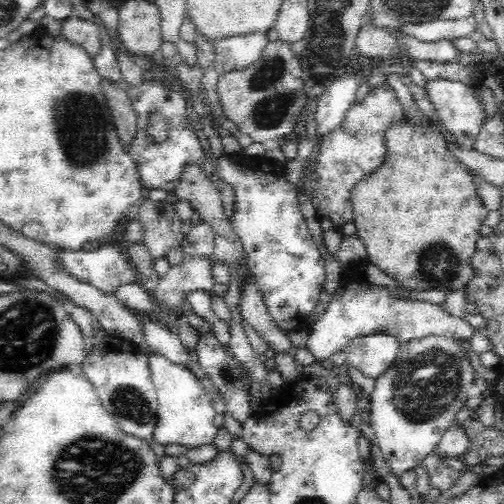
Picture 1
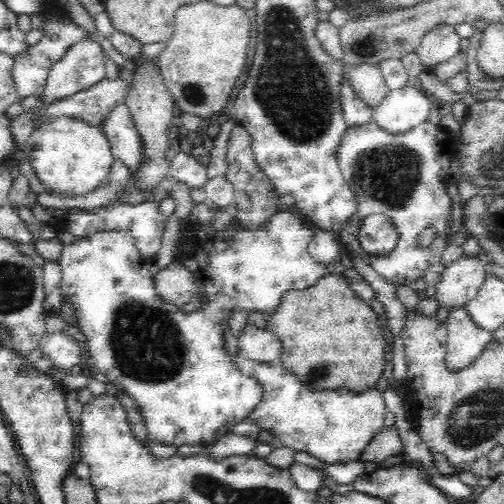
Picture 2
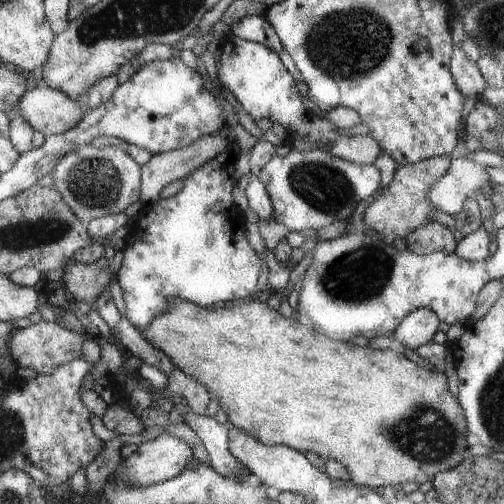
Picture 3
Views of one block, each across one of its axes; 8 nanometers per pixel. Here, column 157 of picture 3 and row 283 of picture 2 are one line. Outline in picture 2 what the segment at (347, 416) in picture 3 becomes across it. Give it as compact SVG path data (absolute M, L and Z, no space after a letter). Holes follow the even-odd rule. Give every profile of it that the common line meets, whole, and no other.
M340 272L328 274L320 278L316 286L308 290L292 290L288 292L278 310L268 318L268 330L280 340L280 364L292 376L296 376L304 386L312 390L348 390L350 394L364 394L366 390L376 388L376 384L384 378L386 370L386 354L388 354L388 332L378 320L380 316L374 312L370 304L360 300L342 278Z

